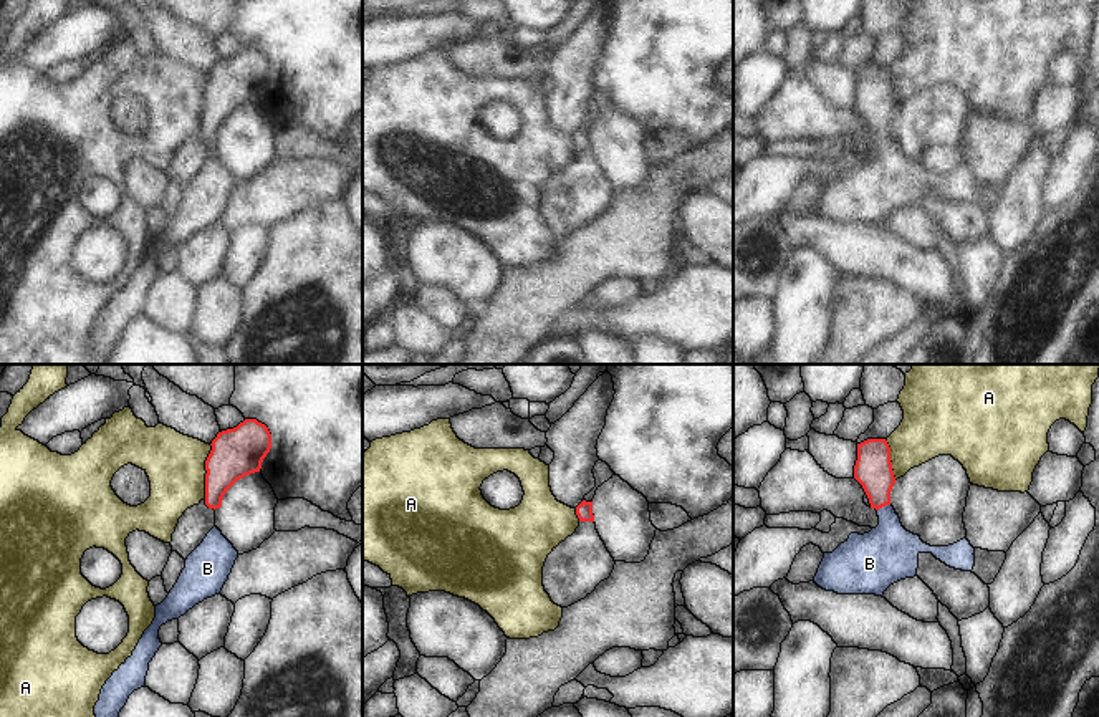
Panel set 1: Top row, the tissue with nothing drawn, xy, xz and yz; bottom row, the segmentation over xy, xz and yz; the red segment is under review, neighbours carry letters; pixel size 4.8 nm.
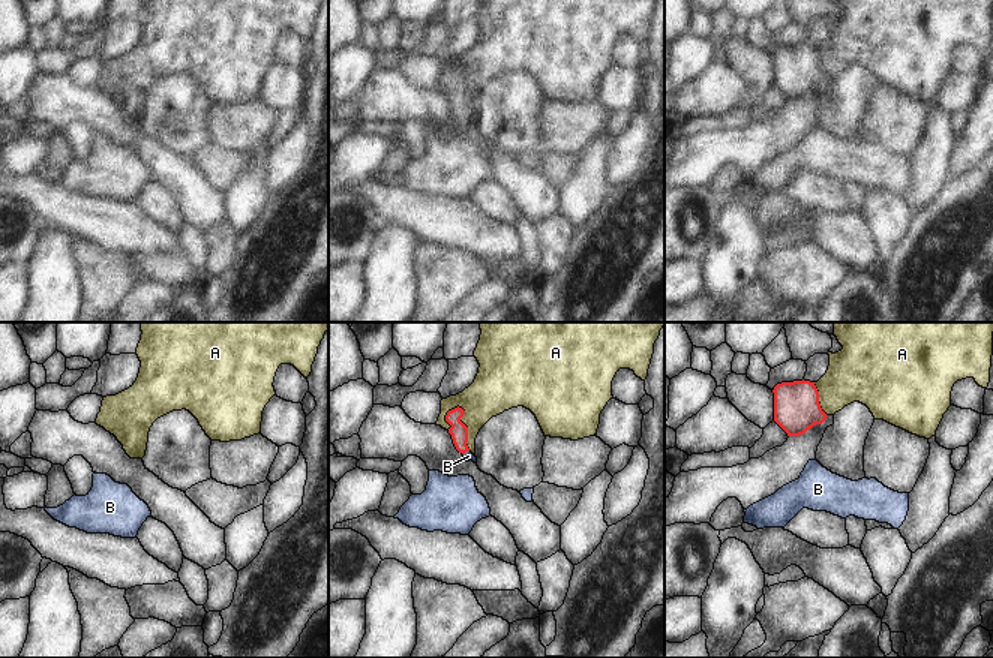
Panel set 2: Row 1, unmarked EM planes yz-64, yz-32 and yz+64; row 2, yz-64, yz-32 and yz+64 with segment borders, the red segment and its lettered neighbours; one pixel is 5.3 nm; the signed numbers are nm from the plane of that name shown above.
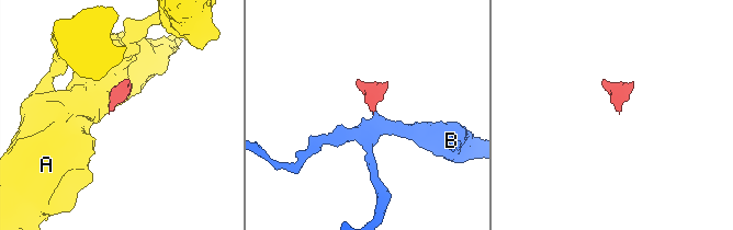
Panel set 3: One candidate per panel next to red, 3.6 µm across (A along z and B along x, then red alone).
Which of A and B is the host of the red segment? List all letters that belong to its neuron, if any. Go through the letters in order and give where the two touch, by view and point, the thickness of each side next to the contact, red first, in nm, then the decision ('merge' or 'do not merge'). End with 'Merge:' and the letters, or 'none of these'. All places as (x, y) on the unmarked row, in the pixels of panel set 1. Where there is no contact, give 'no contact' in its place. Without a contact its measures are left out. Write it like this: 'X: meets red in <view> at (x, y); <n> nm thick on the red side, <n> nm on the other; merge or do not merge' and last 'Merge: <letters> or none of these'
A: meets red in xy at (207, 101); 240 nm thick on the red side, 280 nm on the other; do not merge
B: meets red in yz at (883, 134); 180 nm thick on the red side, 280 nm on the other; merge
Merge: B

